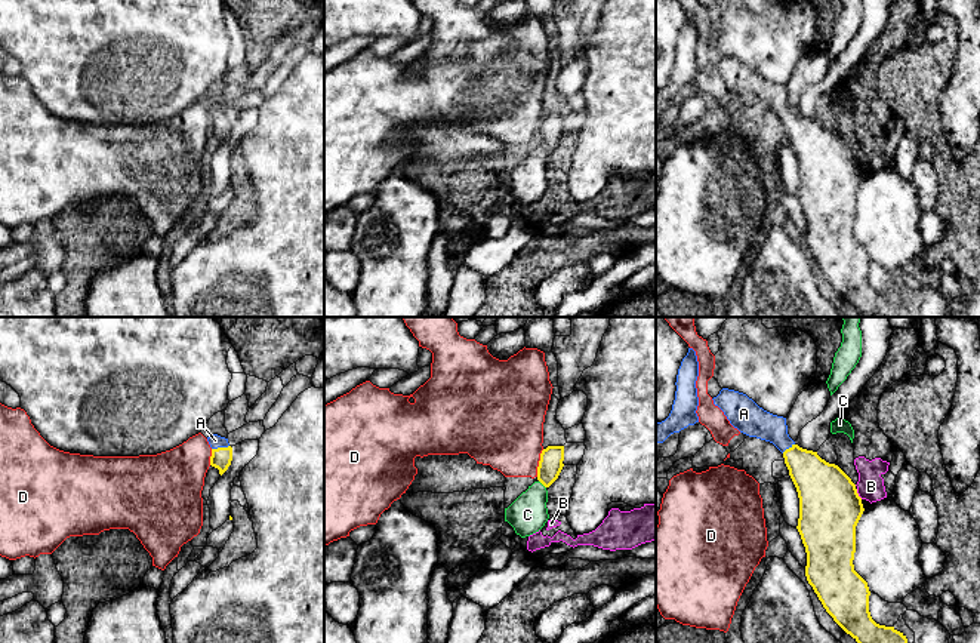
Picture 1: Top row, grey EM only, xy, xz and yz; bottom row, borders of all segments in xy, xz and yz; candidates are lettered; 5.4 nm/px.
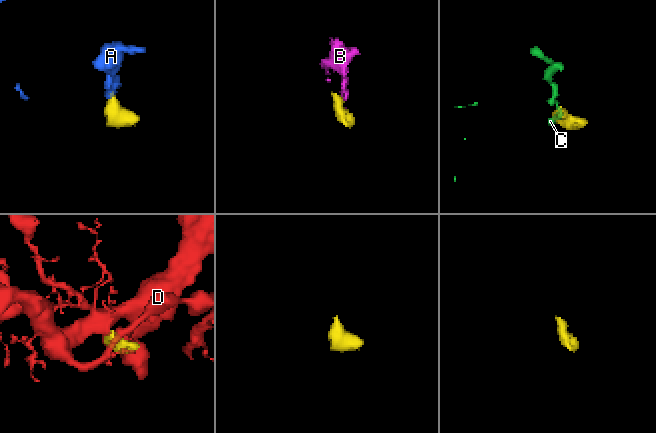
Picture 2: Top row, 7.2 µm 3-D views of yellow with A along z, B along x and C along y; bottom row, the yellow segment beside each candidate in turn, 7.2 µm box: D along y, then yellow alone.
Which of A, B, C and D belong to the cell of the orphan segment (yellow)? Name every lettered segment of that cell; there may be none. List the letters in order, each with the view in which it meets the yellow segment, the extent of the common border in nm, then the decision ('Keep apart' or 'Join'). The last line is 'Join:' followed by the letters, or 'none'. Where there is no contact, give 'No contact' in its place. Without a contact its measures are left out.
A: Touches yellow in xy. Shared border 100 nm. Join
B: Touches yellow in yz. Shared border 70 nm. Keep apart
C: Touches yellow in xz. Shared border 60 nm. Keep apart
D: Touches yellow in xz. Shared border 160 nm. Keep apart
Join: A

